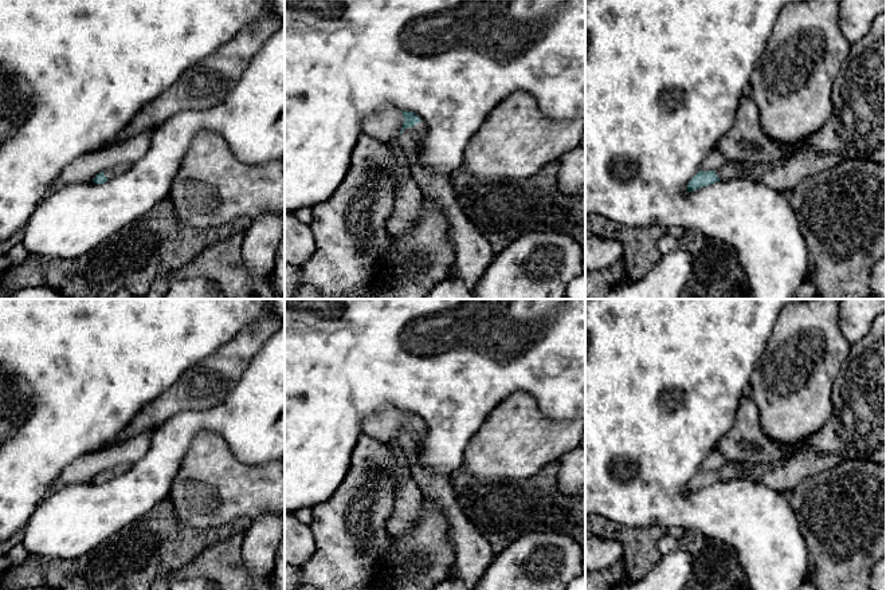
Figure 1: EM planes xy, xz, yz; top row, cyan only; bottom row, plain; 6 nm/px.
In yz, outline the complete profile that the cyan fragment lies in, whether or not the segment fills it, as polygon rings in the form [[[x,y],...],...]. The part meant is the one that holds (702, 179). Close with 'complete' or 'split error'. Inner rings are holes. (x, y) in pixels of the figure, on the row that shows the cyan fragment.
[[[726,161],[725,165],[717,170],[699,170],[687,184],[687,190],[693,192],[702,186],[707,186],[720,180],[729,180],[733,177],[749,176],[749,170],[740,162]]]; split error

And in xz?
[[[412,111],[401,113],[404,122],[396,143],[405,158],[408,174],[416,181],[423,194],[436,202],[448,217],[455,245],[454,275],[464,282],[474,296],[477,282],[495,253],[490,241],[477,231],[460,208],[451,185],[451,176],[432,176],[422,165],[419,150],[424,137],[424,123]]]; split error

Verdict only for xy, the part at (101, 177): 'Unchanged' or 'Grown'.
Grown

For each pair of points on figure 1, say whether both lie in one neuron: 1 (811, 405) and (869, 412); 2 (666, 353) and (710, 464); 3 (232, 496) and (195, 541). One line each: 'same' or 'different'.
1: different
2: different
3: different

